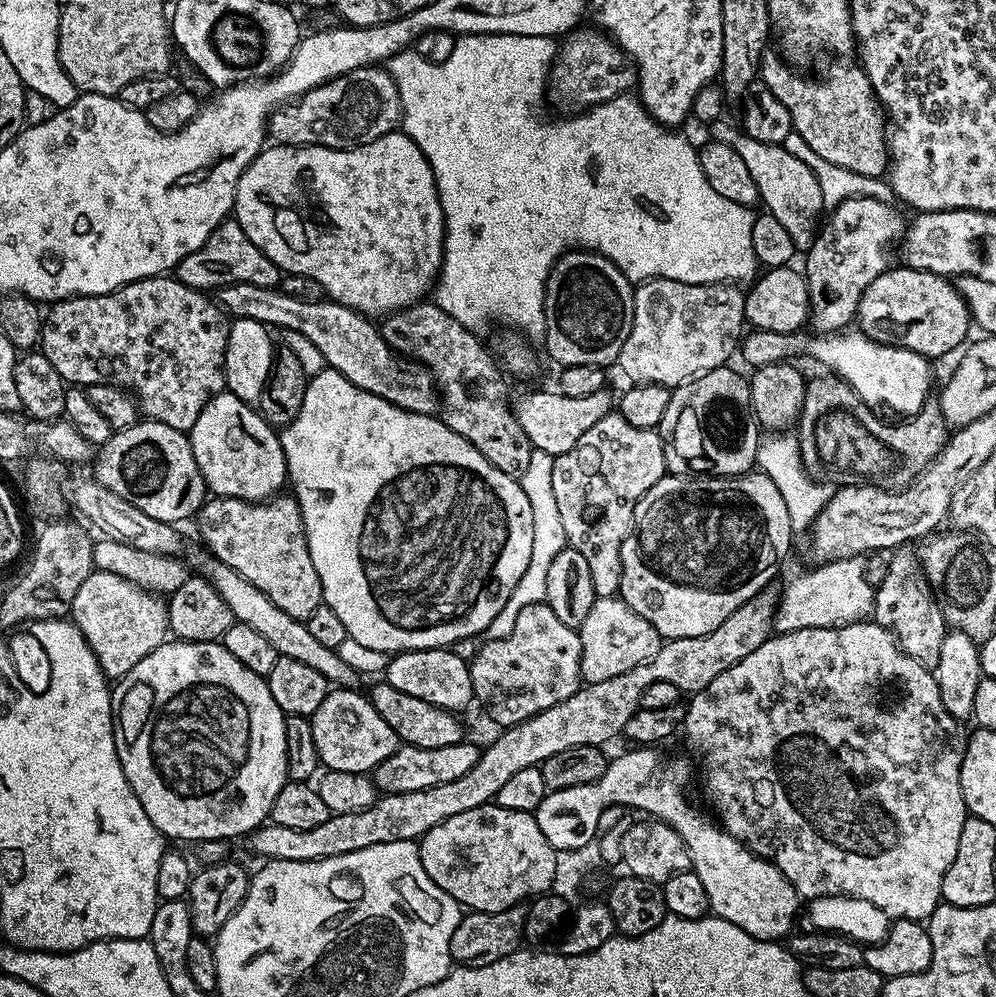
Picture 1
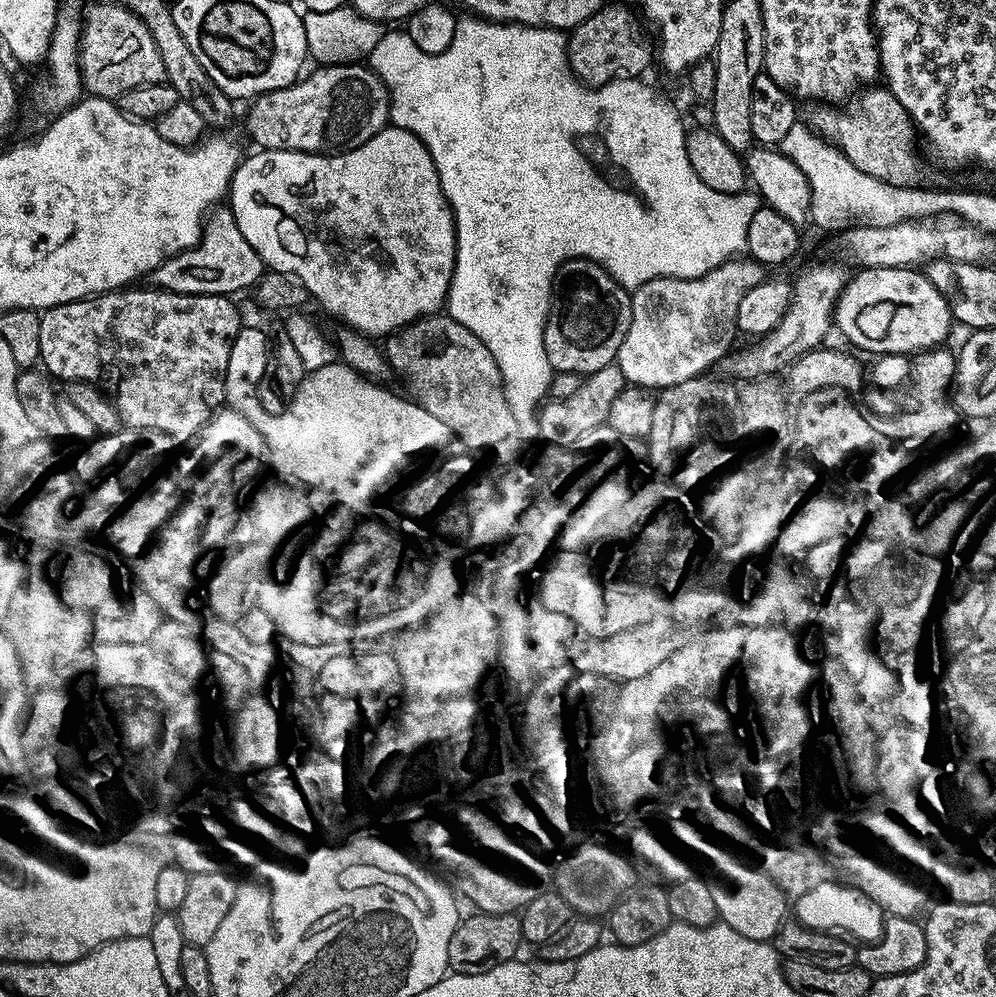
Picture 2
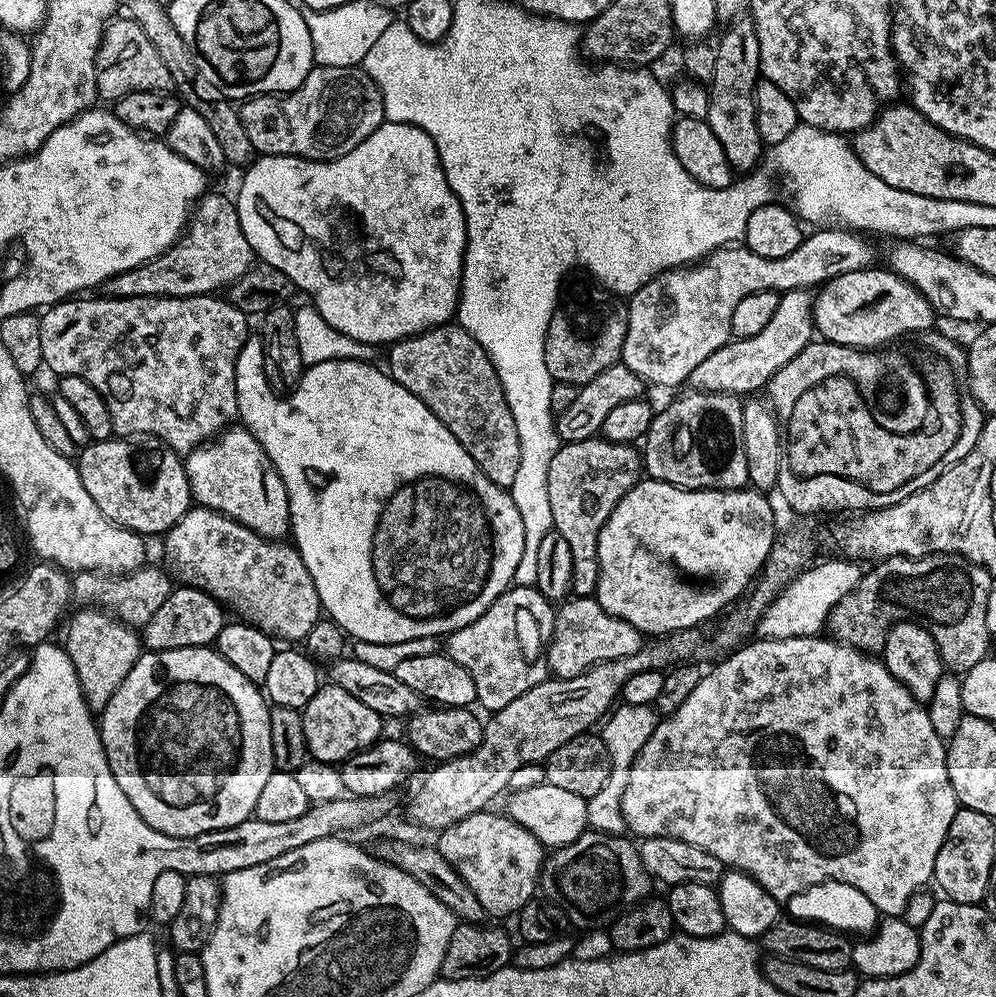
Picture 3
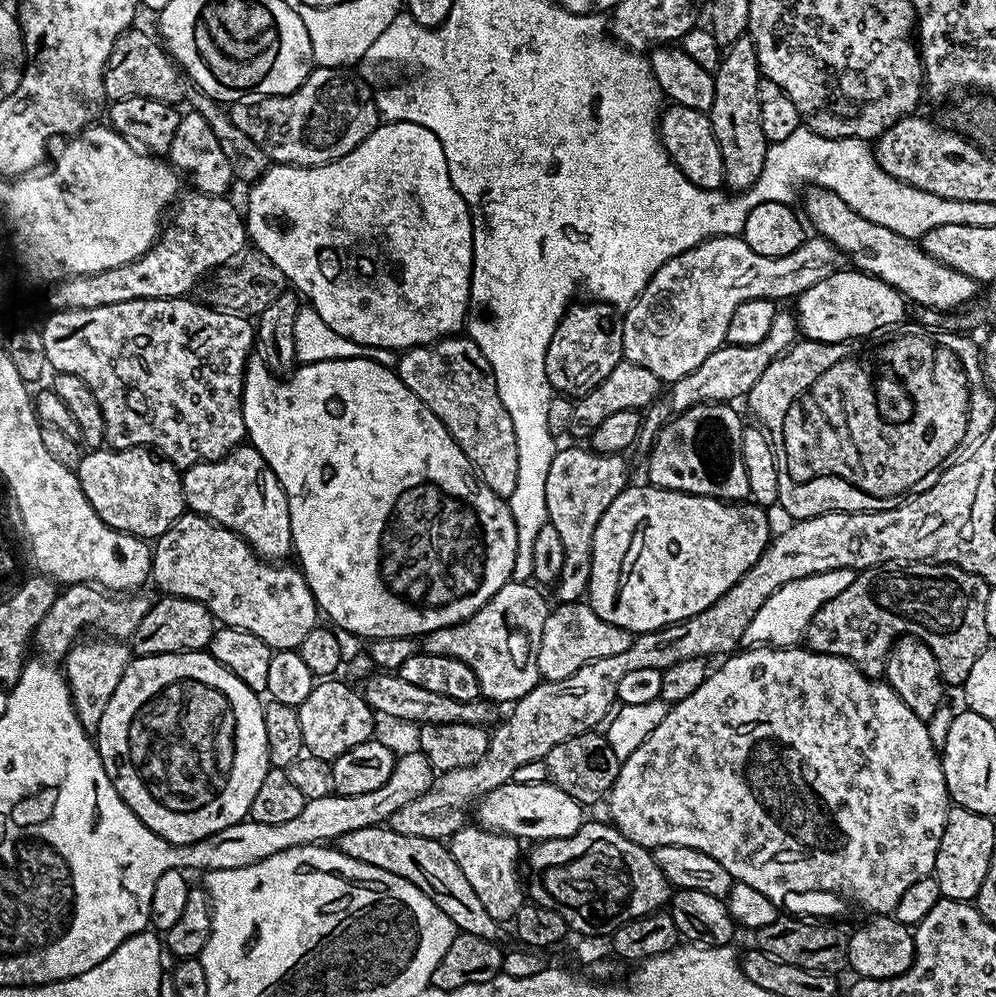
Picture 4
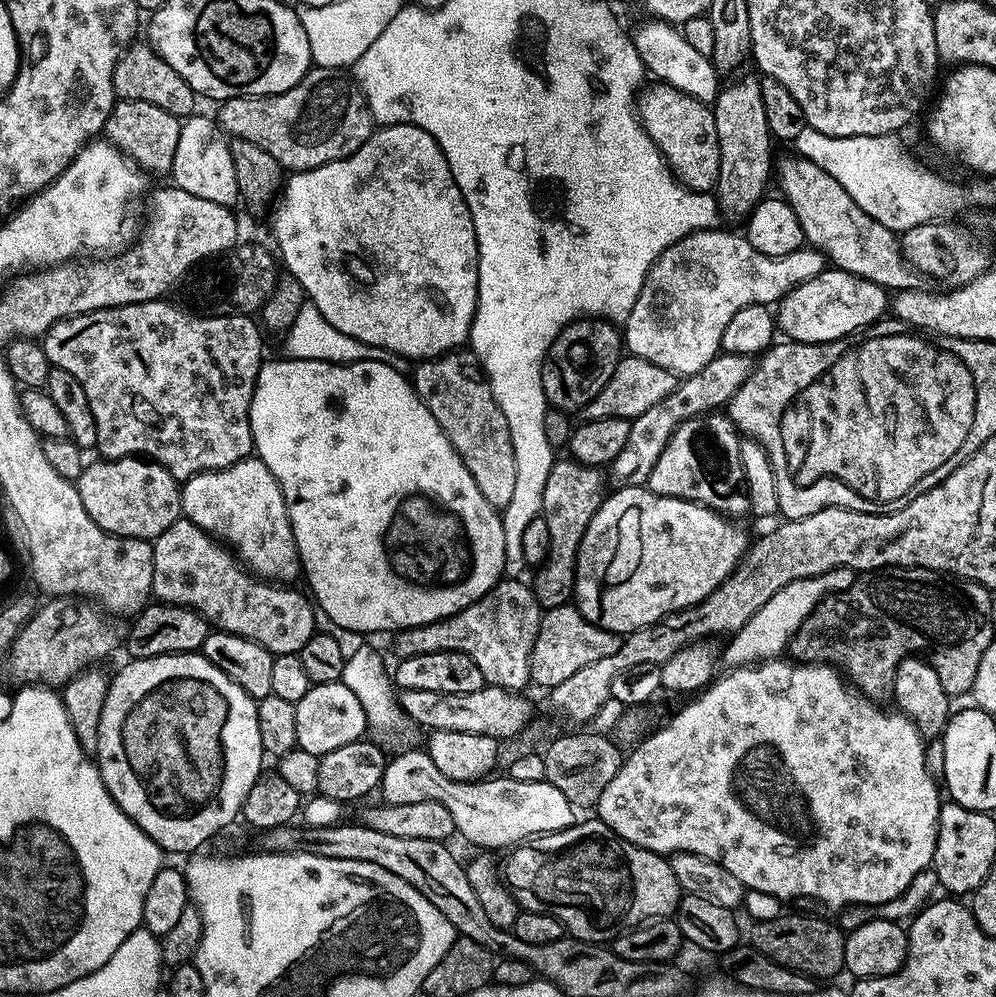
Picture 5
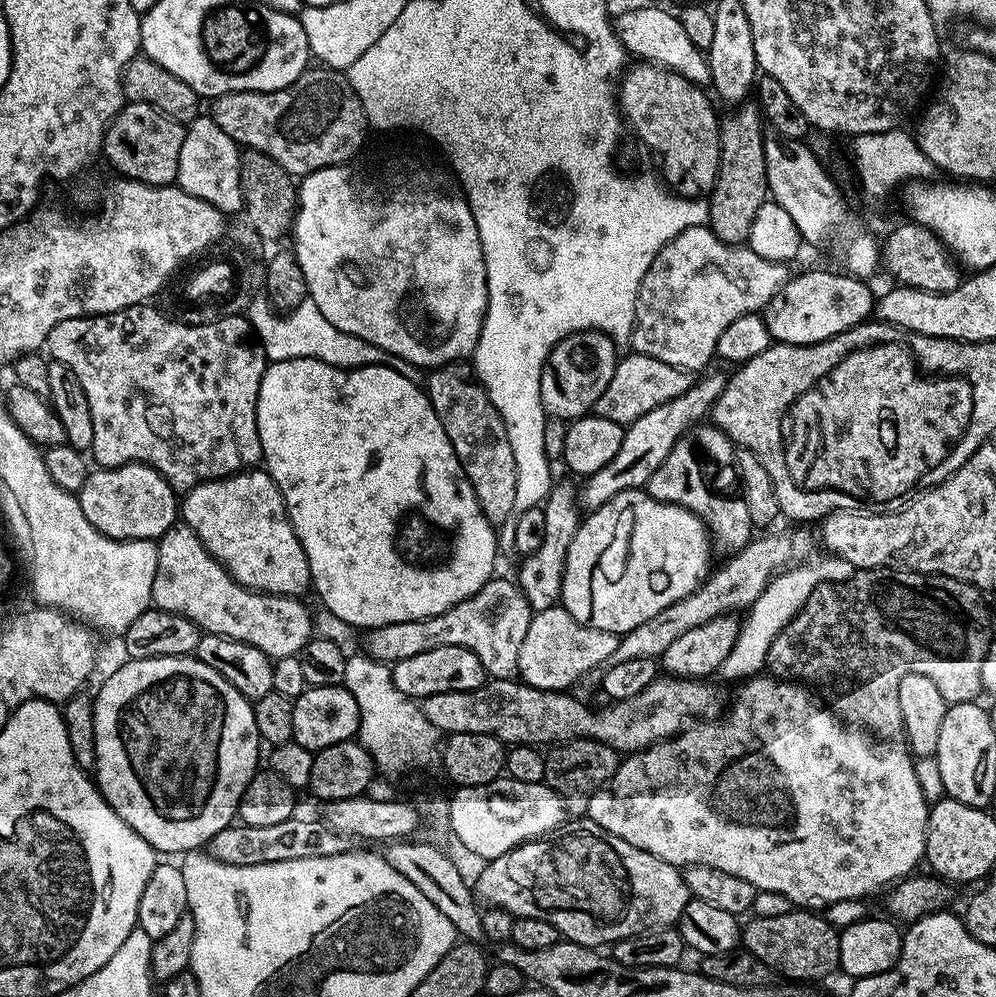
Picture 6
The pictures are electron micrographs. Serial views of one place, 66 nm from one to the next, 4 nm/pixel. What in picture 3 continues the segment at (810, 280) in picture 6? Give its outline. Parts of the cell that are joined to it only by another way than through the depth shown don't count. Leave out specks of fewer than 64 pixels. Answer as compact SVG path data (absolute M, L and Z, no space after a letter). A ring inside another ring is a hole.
M884 266L863 268L827 280L815 293L812 301L812 322L815 331L819 335L821 332L824 335L821 337L827 343L841 344L847 348L883 349L883 344L888 344L899 336L911 337L931 329L932 319L934 313L924 295Z

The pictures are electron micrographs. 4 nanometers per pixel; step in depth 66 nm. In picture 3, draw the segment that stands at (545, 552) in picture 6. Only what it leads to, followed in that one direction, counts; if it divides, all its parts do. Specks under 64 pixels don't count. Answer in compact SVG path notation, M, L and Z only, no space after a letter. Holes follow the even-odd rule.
M603 438L561 443L558 454L550 462L548 493L550 514L555 532L562 534L574 558L572 571L573 597L595 597L598 586L598 538L602 526L610 518L614 506L642 476L642 456L631 444L619 444Z

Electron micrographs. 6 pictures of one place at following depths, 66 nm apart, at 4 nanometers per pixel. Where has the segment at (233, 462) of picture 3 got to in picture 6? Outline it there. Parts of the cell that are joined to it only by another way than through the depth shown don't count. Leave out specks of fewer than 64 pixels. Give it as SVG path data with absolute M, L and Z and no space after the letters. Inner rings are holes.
M245 470L235 476L221 476L219 480L208 480L183 493L178 504L183 523L198 536L202 546L209 551L242 587L270 596L303 597L304 591L312 588L310 562L306 562L306 550L294 534L284 508L284 499L276 483L264 470Z

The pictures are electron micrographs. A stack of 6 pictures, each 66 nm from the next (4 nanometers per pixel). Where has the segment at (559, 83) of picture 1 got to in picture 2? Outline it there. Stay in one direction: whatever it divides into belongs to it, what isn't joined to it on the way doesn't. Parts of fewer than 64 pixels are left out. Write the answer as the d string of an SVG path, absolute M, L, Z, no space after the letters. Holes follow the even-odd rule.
M611 4L567 33L568 64L572 67L572 75L592 90L611 80L636 80L643 77L640 75L649 68L652 60L654 62L653 45L651 48L643 30L636 25L637 13L631 7L628 9L620 4Z

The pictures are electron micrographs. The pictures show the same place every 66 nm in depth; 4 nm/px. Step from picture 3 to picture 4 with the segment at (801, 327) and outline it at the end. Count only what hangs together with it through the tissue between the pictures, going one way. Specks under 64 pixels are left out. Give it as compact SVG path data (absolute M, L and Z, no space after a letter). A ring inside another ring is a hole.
M780 310L777 311L774 322L770 325L766 338L762 338L762 342L754 342L754 346L734 346L725 342L721 348L714 350L714 354L710 354L710 358L702 362L702 366L697 366L696 369L690 370L690 374L671 381L663 395L648 405L640 422L640 440L655 440L677 412L684 412L687 408L699 404L723 404L736 402L739 396L740 399L747 397L754 382L762 378L766 366L770 366L770 362L774 362L783 352L788 351L797 340L798 325L795 315L791 311Z

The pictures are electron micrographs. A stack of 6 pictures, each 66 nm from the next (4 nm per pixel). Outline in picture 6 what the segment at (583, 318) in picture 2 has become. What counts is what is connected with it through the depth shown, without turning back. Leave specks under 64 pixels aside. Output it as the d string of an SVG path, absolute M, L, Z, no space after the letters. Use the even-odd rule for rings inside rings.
M586 330L562 338L562 342L558 342L554 350L550 350L544 363L540 379L539 407L543 411L545 408L548 416L565 422L589 415L595 409L598 398L602 398L610 378L614 378L617 359L618 345L607 332Z

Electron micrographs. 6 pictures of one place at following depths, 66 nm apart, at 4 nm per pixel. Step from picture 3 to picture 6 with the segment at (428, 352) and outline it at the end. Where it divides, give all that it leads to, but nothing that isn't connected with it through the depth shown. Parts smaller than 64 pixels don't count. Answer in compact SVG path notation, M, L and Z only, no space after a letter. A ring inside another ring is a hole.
M457 362L431 369L426 376L426 391L454 446L454 454L458 454L463 476L470 486L474 486L482 514L486 514L494 526L501 526L508 519L511 521L516 512L514 490L518 490L518 470L514 466L516 447L512 444L510 434L506 434L506 422L502 422L502 414L498 414L484 385L477 380L473 365Z

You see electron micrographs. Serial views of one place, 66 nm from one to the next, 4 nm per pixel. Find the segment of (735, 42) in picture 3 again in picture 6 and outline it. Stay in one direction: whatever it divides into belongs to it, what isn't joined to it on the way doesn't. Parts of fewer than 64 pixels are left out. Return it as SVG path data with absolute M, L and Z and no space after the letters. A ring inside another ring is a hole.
M756 102L737 104L728 113L719 117L720 121L720 161L718 174L712 187L708 201L707 227L714 235L722 238L727 244L744 244L750 234L750 226L754 226L754 218L758 210L769 199L768 175L766 174L766 150L764 149L765 125L762 123L760 105Z

